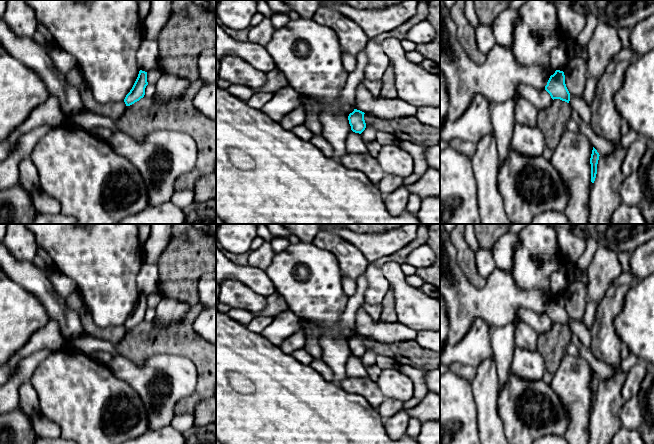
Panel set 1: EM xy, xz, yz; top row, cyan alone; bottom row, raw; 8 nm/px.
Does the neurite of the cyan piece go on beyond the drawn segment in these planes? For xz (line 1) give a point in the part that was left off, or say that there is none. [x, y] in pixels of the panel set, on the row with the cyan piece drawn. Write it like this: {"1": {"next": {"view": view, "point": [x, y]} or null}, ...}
{"1": {"next": null}}

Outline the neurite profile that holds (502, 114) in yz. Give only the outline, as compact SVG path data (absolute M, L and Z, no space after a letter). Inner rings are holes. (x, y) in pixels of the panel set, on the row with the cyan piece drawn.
M517 91L516 94L517 96L515 98L504 102L495 102L489 99L490 118L497 141L499 167L504 164L504 161L508 157L509 149L512 146L515 108L517 100L520 98Z

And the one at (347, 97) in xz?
M365 50L358 54L356 61L357 66L351 73L349 73L346 85L340 92L339 100L336 102L336 106L340 107L348 115L355 109L356 89L364 78L364 69L368 64Z

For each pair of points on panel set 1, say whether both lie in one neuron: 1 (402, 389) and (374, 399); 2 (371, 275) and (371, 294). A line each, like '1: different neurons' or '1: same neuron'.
1: different neurons
2: same neuron

